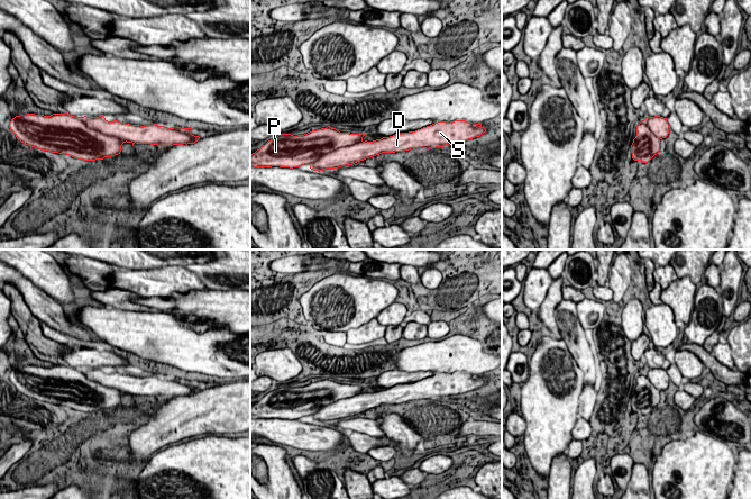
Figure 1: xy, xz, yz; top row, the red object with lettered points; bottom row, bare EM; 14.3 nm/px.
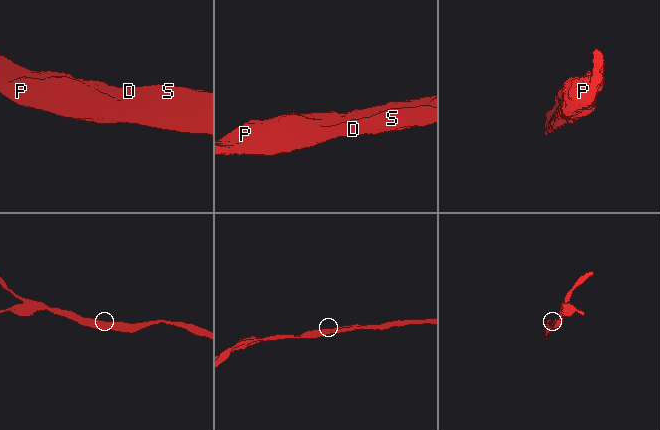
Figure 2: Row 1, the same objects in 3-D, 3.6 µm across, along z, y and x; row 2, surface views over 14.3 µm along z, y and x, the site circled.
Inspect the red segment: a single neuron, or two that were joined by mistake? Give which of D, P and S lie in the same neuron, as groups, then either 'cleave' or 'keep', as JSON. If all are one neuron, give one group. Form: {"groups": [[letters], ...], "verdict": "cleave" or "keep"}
{"groups": [["D", "P", "S"]], "verdict": "keep"}

